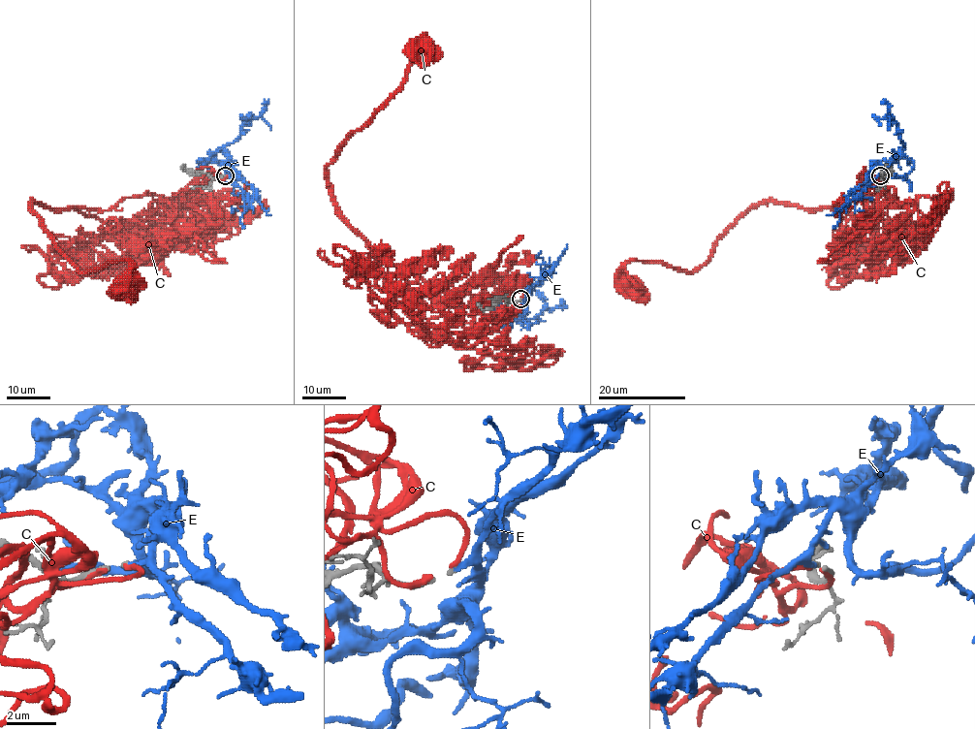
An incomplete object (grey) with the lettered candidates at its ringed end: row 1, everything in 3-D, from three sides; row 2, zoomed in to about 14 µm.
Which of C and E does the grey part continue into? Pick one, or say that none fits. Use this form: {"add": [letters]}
{"add": ["E"]}

